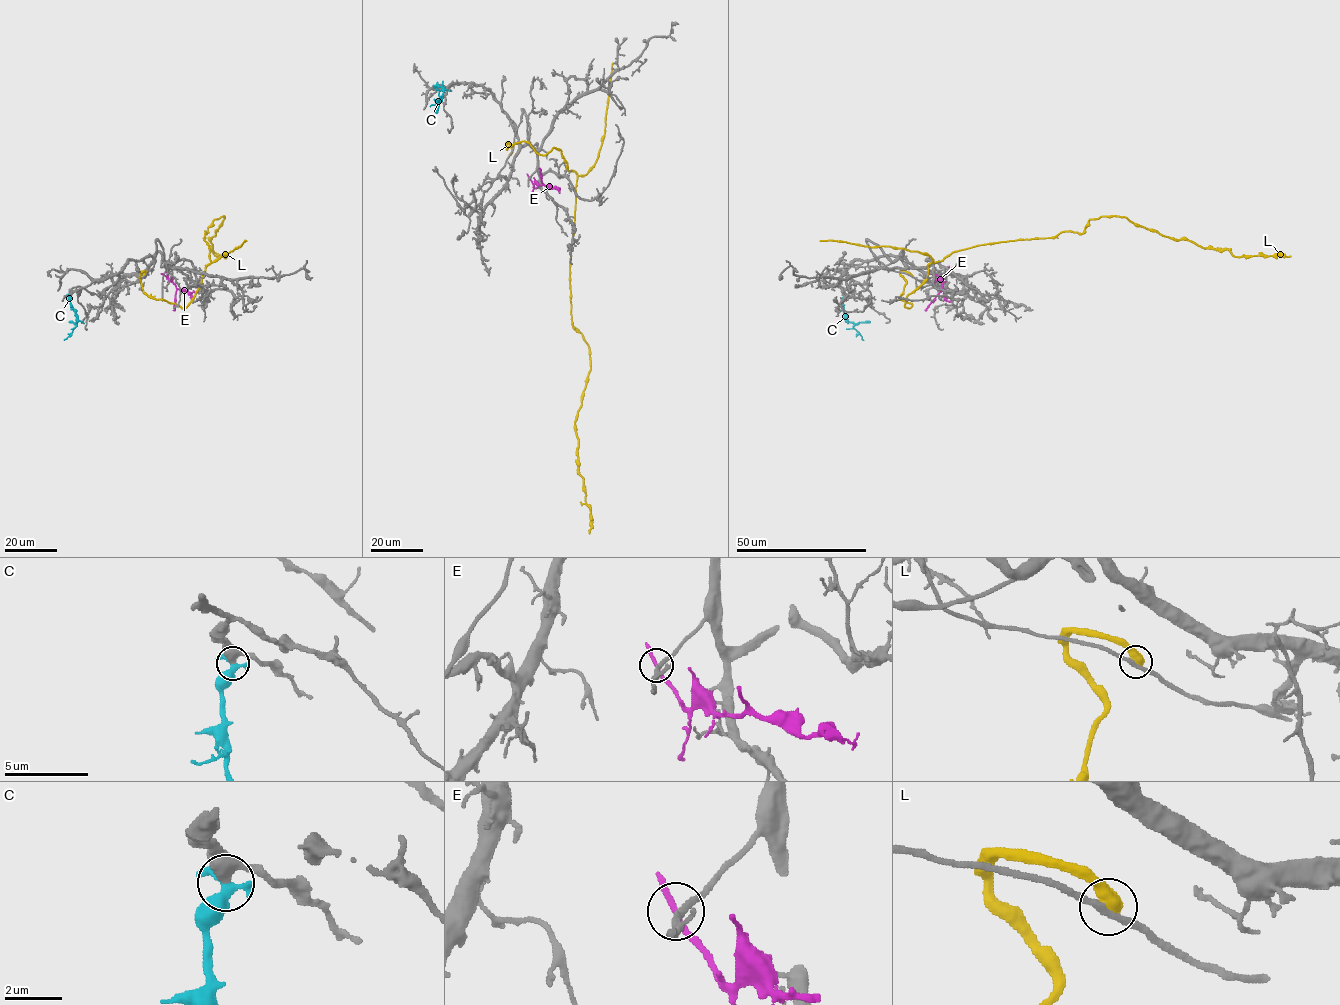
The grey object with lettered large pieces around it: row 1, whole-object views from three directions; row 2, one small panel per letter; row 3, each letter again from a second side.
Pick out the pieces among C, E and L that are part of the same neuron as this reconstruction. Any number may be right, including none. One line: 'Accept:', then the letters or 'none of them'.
Accept: none of them

